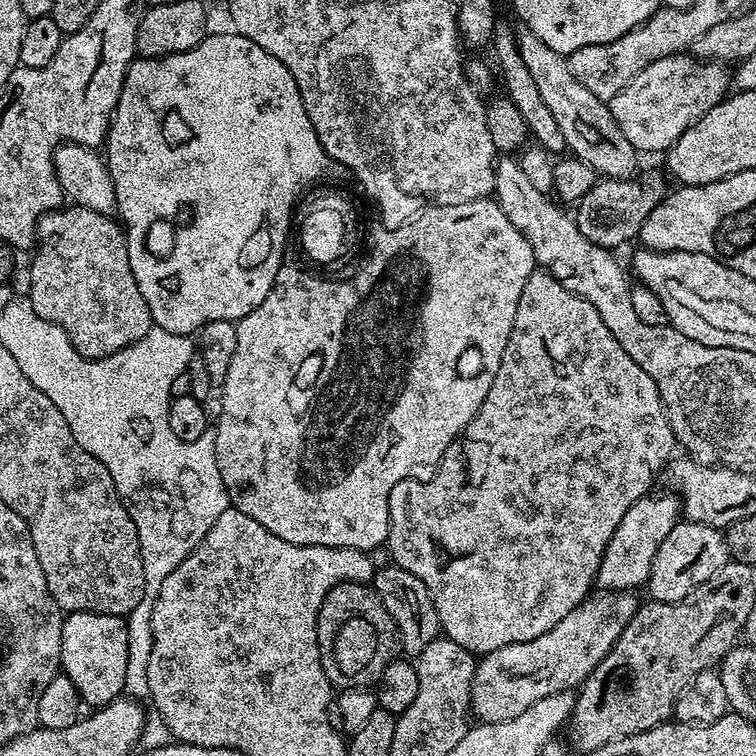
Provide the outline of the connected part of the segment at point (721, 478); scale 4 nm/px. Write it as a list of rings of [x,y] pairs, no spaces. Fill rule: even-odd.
[[[691,458],[673,459],[667,465],[668,484],[682,501],[682,512],[693,524],[709,524],[712,528],[727,529],[735,520],[745,519],[743,504],[749,503],[744,490],[745,482],[737,479],[731,467],[712,467]]]

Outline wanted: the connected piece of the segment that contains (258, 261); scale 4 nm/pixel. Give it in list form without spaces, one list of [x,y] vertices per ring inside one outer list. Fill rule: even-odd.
[[[235,30],[227,31],[220,32],[217,36],[209,34],[202,42],[198,42],[198,46],[185,52],[133,60],[124,79],[116,109],[112,111],[112,122],[108,126],[106,137],[106,163],[114,182],[116,212],[128,238],[130,270],[134,270],[134,282],[138,282],[138,290],[142,290],[142,298],[146,298],[150,306],[153,325],[183,336],[195,333],[215,320],[240,320],[250,314],[250,310],[254,310],[254,306],[258,306],[266,294],[270,294],[270,286],[274,286],[274,278],[286,260],[288,223],[290,214],[301,199],[300,191],[307,184],[338,172],[336,161],[328,157],[322,142],[318,142],[318,134],[314,134],[314,126],[310,126],[302,94],[290,70],[286,70],[286,66],[282,66],[274,54],[250,42],[250,38],[239,36]]]

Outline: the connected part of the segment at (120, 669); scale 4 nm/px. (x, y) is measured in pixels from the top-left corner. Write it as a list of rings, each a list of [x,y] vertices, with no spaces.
[[[70,612],[64,617],[58,664],[68,676],[77,697],[93,709],[102,708],[112,700],[121,699],[126,682],[126,650],[128,626],[123,616],[97,612]]]

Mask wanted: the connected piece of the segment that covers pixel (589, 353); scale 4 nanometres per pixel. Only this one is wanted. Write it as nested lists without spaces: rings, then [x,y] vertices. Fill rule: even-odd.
[[[537,270],[532,273],[526,286],[522,286],[522,298],[518,298],[518,314],[514,314],[514,326],[510,330],[510,338],[506,342],[506,350],[502,354],[502,362],[498,366],[498,374],[494,374],[494,382],[490,386],[490,392],[486,394],[476,417],[468,423],[466,430],[456,437],[456,441],[444,451],[442,462],[431,478],[428,480],[403,480],[394,486],[394,490],[390,490],[386,549],[388,548],[389,554],[392,555],[391,563],[402,570],[410,570],[410,574],[414,574],[414,578],[422,578],[422,583],[426,586],[426,590],[434,602],[434,610],[438,610],[441,633],[447,639],[458,642],[458,646],[462,646],[468,652],[485,654],[498,650],[502,646],[530,642],[534,638],[546,634],[554,626],[558,626],[558,622],[562,622],[562,618],[566,618],[566,614],[570,614],[570,610],[574,610],[584,603],[589,592],[593,589],[596,571],[602,562],[602,554],[606,550],[614,530],[618,530],[618,522],[622,522],[622,514],[626,514],[626,510],[630,510],[630,506],[634,506],[634,502],[649,495],[651,488],[648,487],[651,486],[656,471],[660,467],[661,471],[673,455],[673,453],[671,454],[672,446],[674,447],[672,427],[668,421],[668,415],[664,413],[664,403],[658,394],[658,388],[654,386],[654,378],[650,378],[650,374],[646,374],[646,370],[642,370],[642,366],[638,366],[638,362],[634,362],[634,358],[630,358],[630,354],[626,354],[626,350],[622,350],[622,346],[618,346],[618,338],[614,338],[614,334],[610,334],[610,330],[606,330],[606,322],[602,322],[602,318],[598,318],[598,310],[594,310],[594,306],[590,306],[590,302],[586,302],[586,298],[578,298],[574,294],[570,294],[570,290],[566,290],[566,286],[562,286],[562,282],[558,282],[548,272]]]

